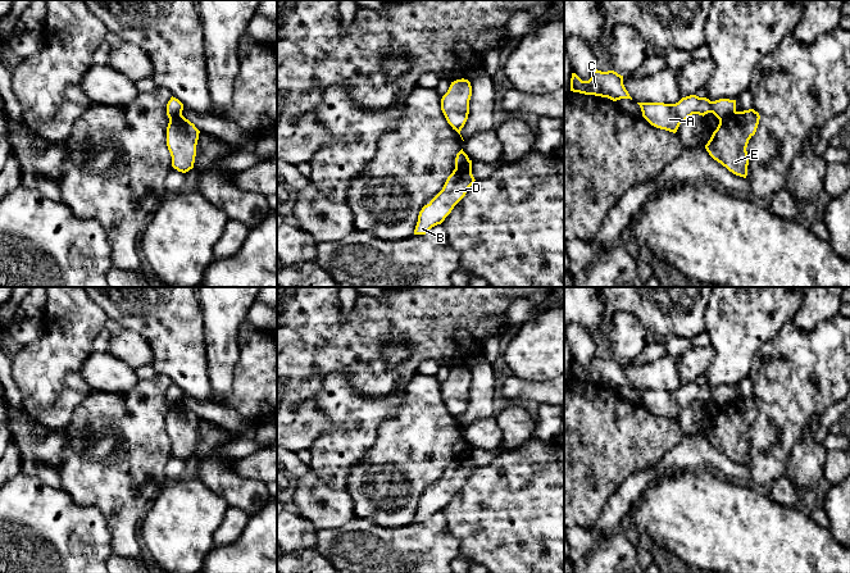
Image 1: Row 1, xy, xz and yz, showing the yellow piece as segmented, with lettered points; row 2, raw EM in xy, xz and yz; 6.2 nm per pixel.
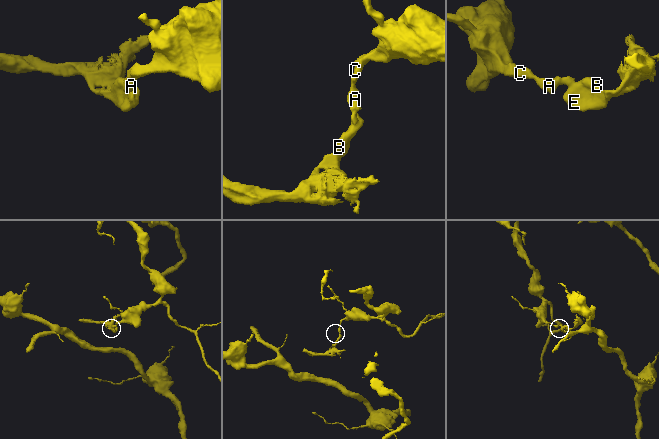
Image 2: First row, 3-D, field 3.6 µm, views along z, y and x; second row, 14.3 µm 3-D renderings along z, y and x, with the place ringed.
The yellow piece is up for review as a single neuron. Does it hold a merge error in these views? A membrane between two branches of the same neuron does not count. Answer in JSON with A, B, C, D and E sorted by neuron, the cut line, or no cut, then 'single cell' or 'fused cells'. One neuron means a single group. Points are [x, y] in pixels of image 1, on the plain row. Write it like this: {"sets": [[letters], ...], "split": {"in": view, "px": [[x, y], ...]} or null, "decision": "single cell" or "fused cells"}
{"sets": [["A", "C"], ["B", "D", "E"]], "split": {"in": "yz", "px": [[735, 398], [719, 409]]}, "decision": "fused cells"}

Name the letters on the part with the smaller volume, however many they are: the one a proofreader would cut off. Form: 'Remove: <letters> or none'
Remove: B, D, E

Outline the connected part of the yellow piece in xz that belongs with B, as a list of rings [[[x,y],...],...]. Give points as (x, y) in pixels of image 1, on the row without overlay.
[[[472,447],[455,454],[442,477],[419,499],[414,522],[426,522],[432,514],[441,511],[474,468]]]

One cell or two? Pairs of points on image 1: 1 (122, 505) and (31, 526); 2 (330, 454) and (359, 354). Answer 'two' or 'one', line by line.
1: two
2: two

